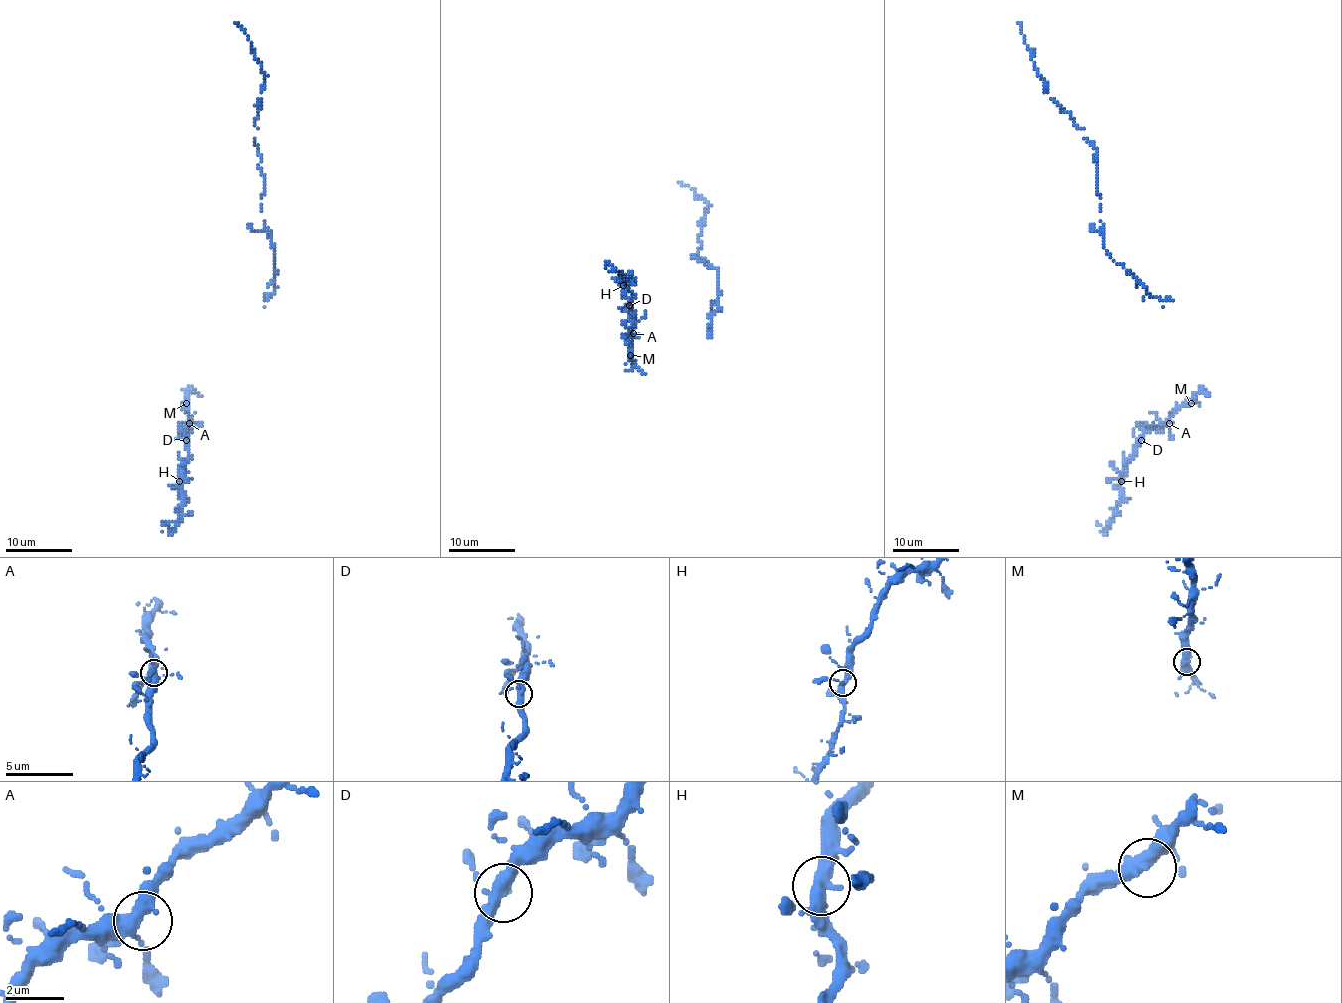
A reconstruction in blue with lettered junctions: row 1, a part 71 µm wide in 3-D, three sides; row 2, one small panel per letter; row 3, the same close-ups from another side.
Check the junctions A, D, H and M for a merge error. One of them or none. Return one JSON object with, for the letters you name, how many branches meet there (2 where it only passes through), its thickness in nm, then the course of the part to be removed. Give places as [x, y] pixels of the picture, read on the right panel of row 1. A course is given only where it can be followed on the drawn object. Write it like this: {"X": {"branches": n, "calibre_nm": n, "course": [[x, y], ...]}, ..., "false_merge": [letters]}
{"false_merge": []}

